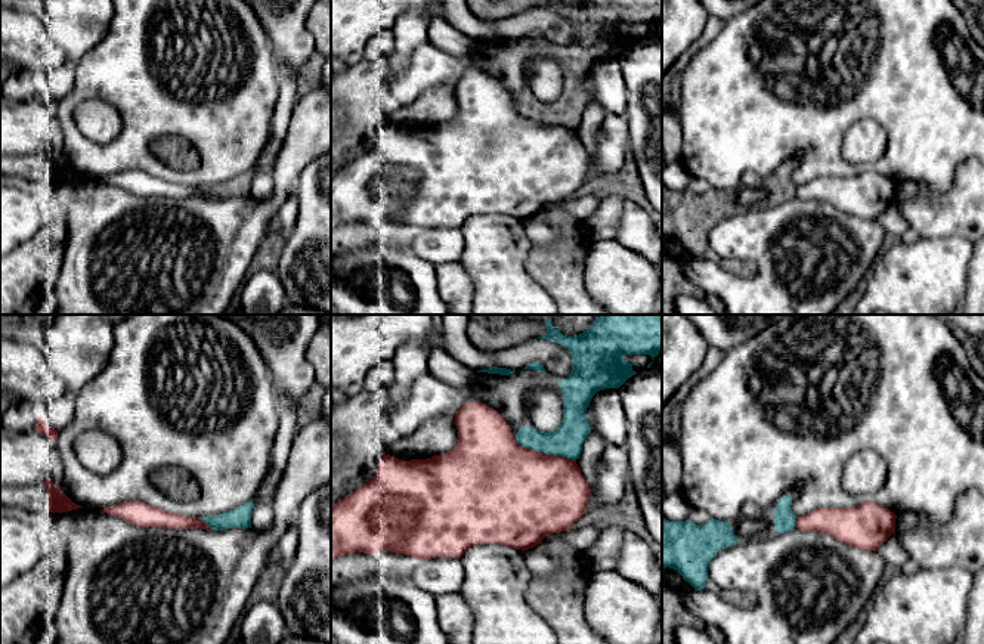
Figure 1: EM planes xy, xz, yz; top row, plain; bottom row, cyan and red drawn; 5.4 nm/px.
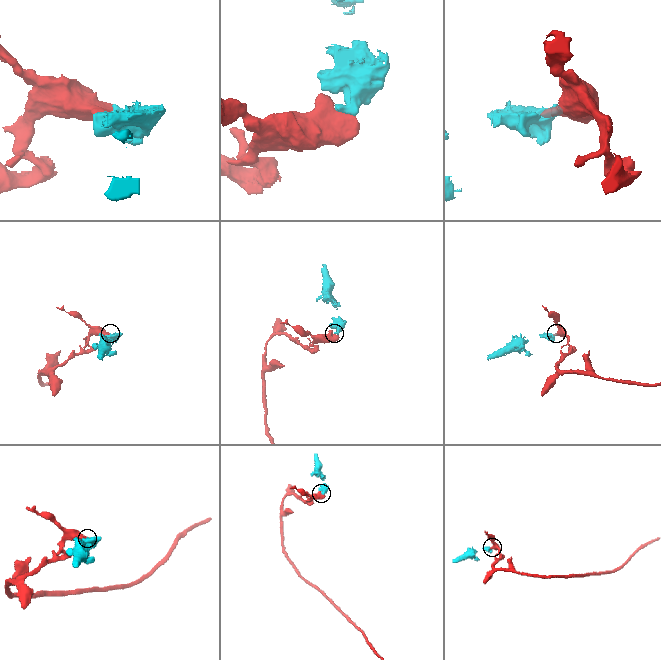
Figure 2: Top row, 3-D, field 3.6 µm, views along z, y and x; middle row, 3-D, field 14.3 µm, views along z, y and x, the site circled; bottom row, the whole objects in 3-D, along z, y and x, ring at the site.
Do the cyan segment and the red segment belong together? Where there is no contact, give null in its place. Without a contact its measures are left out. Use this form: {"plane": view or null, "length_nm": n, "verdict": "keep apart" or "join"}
{"plane": "xz", "length_nm": 360, "verdict": "keep apart"}

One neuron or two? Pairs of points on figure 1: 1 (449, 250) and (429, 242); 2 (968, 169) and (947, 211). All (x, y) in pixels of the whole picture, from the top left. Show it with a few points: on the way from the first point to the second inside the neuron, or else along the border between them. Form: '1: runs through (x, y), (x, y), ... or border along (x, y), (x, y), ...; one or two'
1: runs through (445, 245), (433, 244); one
2: runs through (968, 179), (968, 191), (958, 201); one

